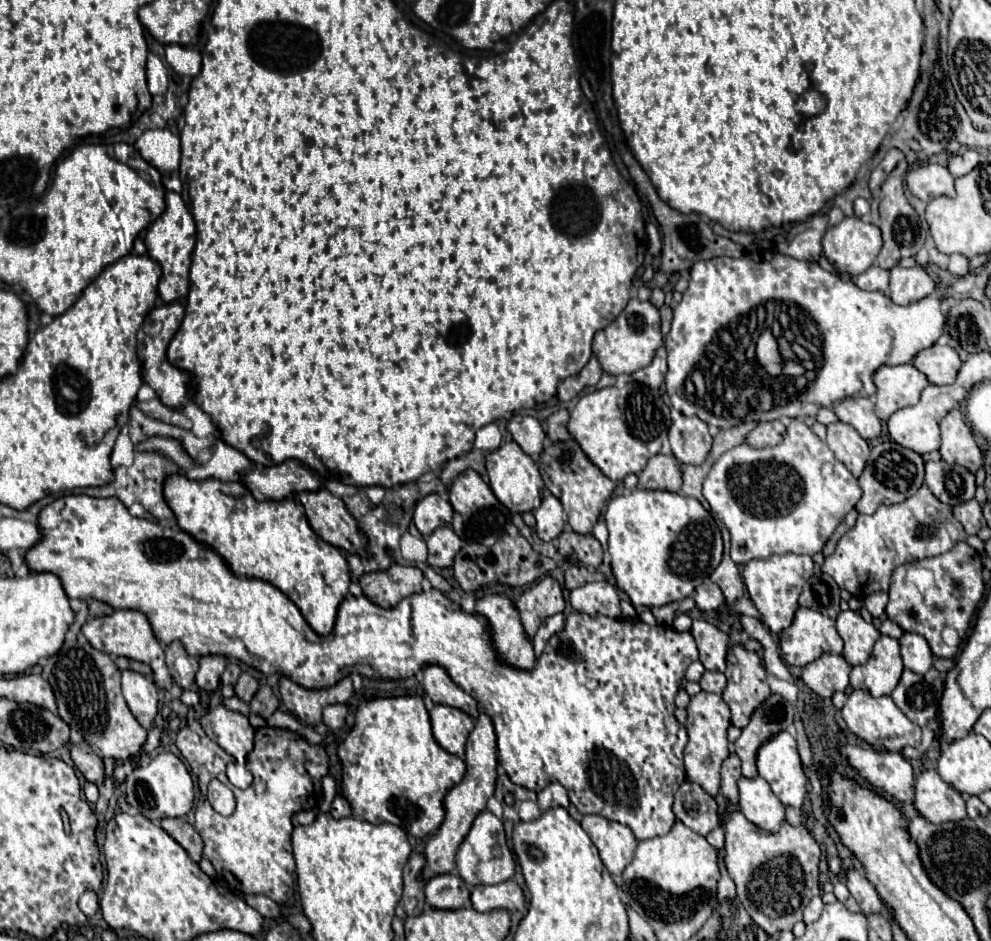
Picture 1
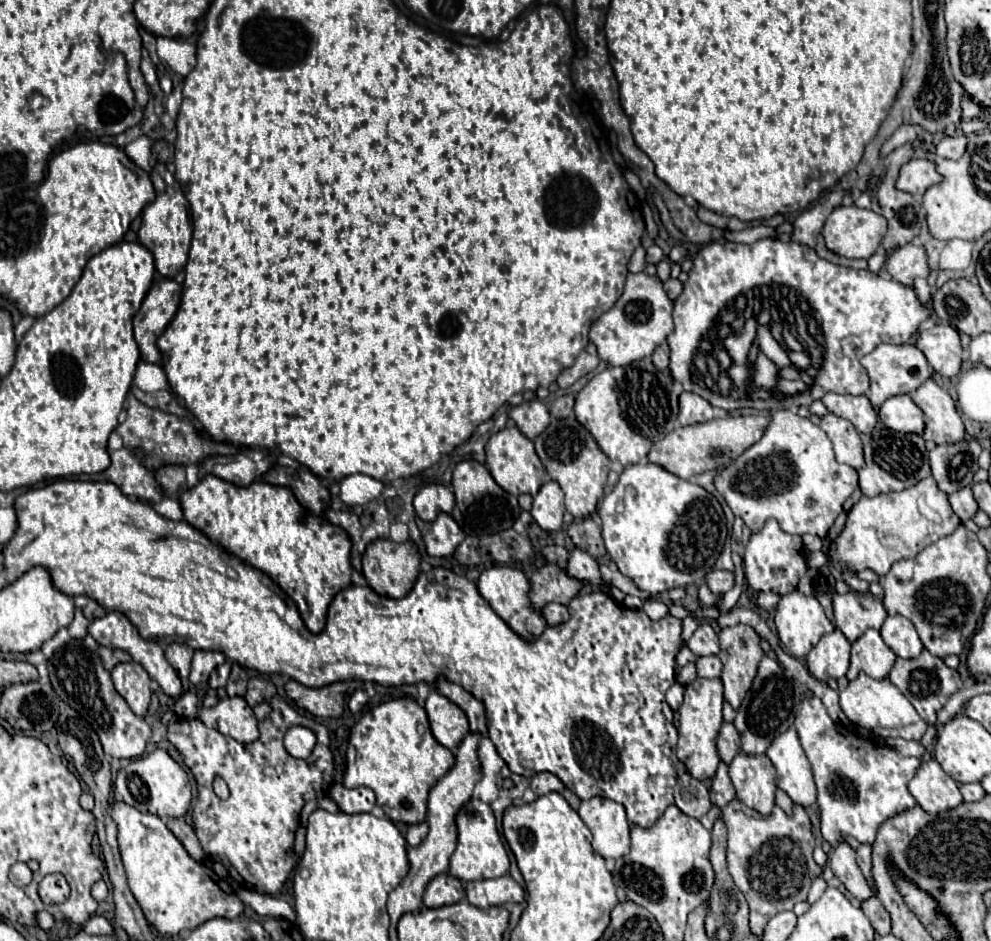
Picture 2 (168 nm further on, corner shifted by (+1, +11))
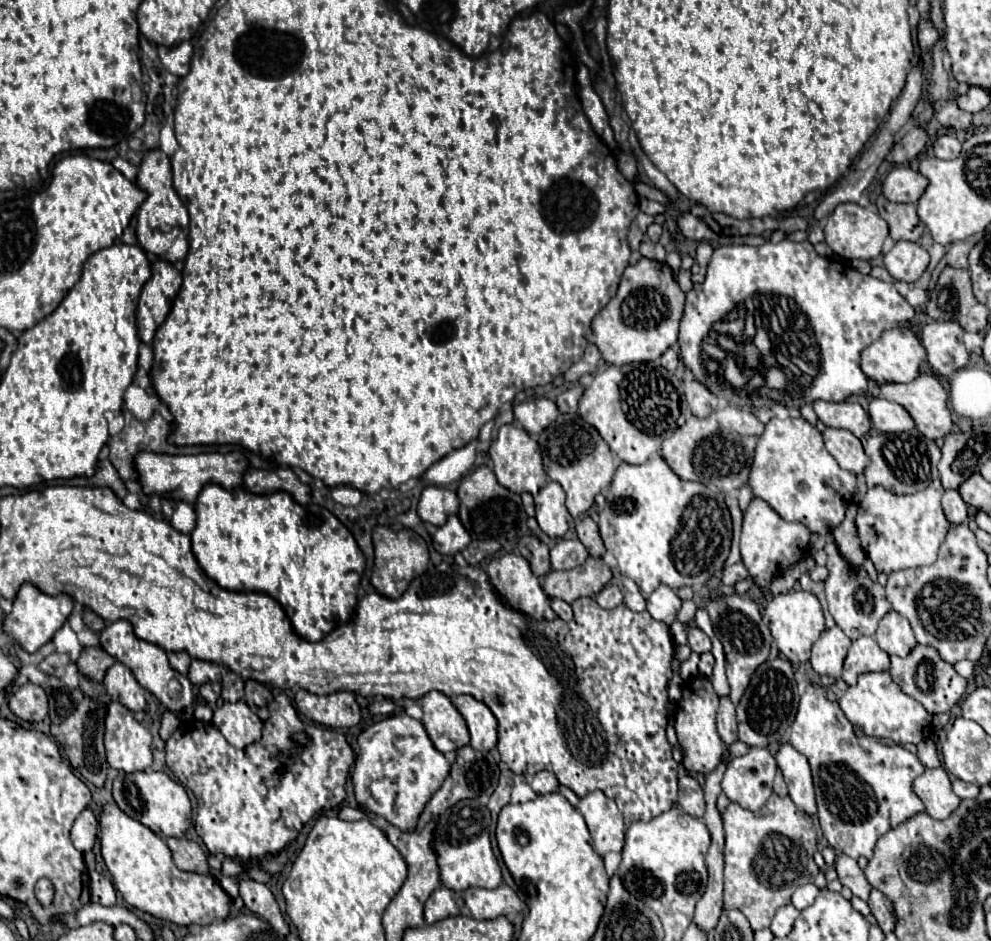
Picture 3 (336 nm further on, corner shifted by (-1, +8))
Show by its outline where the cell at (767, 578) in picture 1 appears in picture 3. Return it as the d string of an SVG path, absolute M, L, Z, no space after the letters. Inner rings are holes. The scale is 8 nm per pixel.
M751 500L747 512L743 516L743 532L741 532L741 558L749 576L753 578L757 588L765 588L771 580L783 572L785 566L801 560L807 554L811 532L797 522L785 522L765 500Z

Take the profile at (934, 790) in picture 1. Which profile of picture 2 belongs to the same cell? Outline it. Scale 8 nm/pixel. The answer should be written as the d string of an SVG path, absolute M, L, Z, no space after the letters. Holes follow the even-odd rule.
M935 759L921 763L919 771L909 783L909 791L929 815L955 809L963 801L957 783L941 769Z

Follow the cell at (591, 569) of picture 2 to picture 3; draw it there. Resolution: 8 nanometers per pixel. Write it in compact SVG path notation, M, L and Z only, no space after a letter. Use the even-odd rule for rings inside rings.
M561 540L551 548L551 564L555 570L569 570L585 564L589 552L579 540Z

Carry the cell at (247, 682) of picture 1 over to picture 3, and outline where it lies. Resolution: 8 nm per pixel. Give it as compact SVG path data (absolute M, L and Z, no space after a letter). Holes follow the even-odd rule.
M227 672L223 676L223 682L221 684L223 684L223 690L221 690L221 698L223 700L227 700L227 702L239 702L245 696L245 692L243 692L245 682L235 672Z

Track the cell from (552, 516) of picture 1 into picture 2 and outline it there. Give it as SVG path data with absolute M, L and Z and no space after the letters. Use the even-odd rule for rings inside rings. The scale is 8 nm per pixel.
M547 481L533 499L531 515L543 531L553 533L563 527L563 513L565 513L563 491L559 483Z

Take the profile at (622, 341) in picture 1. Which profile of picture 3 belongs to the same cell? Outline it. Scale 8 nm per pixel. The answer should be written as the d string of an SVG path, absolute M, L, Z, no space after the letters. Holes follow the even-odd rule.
M641 258L635 266L625 268L615 298L593 318L587 340L593 342L601 350L603 360L613 366L655 360L677 342L683 304L685 294L677 286L671 268L665 262Z

